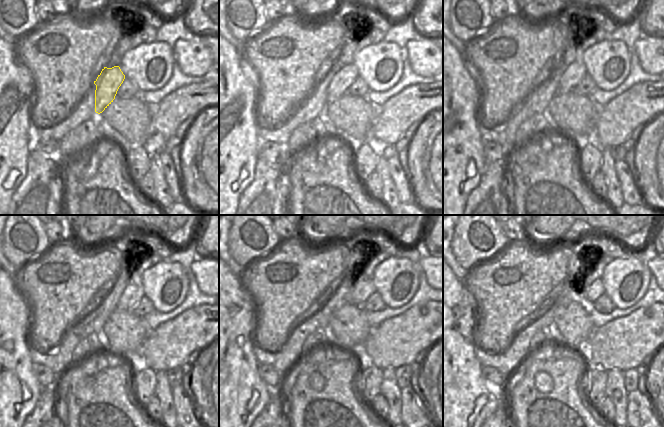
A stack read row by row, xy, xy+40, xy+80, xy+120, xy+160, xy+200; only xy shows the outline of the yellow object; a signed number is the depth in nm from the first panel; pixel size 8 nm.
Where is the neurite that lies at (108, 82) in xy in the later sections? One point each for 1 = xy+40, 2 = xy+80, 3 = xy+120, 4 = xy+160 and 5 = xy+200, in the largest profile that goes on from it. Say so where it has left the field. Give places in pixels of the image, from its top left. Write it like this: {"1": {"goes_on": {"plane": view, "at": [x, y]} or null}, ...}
{"1": {"goes_on": {"plane": "xy+40", "at": [339, 84]}}, "2": {"goes_on": {"plane": "xy+80", "at": [575, 71]}}, "3": {"goes_on": {"plane": "xy+120", "at": [133, 292]}}, "4": {"goes_on": {"plane": "xy+160", "at": [362, 289]}}, "5": {"goes_on": {"plane": "xy+200", "at": [590, 293]}}}

